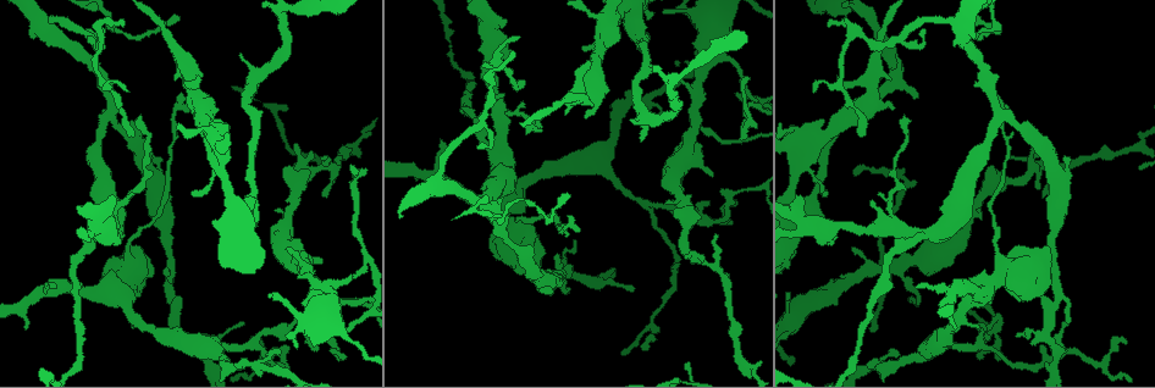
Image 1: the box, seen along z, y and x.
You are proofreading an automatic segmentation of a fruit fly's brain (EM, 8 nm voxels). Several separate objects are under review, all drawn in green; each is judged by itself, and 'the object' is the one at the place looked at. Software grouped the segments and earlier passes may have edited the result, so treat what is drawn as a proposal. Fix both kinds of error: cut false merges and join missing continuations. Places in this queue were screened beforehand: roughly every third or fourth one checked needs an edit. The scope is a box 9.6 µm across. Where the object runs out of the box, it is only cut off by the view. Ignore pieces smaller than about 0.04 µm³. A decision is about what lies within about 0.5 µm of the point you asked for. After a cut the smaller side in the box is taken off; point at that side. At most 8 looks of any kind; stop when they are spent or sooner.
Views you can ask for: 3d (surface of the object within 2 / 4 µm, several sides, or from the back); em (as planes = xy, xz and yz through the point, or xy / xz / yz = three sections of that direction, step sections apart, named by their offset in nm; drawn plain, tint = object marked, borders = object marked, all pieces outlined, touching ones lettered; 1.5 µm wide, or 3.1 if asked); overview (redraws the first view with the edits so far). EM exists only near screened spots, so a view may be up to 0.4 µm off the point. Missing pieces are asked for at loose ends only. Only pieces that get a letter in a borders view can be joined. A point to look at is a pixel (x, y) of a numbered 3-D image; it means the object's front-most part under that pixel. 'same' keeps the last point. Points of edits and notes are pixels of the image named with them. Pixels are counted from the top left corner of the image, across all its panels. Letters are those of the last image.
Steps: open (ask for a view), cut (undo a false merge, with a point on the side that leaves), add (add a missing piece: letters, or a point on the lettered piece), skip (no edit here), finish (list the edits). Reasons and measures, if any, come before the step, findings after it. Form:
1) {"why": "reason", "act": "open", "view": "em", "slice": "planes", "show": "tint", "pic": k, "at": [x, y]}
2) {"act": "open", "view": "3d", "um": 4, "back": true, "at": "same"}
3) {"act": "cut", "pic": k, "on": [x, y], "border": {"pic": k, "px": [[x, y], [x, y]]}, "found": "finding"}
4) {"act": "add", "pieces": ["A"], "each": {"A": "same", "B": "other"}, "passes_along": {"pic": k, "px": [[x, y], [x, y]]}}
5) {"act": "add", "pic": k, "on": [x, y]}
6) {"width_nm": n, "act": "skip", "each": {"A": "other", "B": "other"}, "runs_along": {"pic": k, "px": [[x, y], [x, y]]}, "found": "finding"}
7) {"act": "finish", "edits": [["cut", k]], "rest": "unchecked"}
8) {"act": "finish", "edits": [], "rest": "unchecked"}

{"why": "thin end", "act": "open", "view": "em", "slice": "planes", "show": "borders", "pic": 1, "at": [868, 328]}

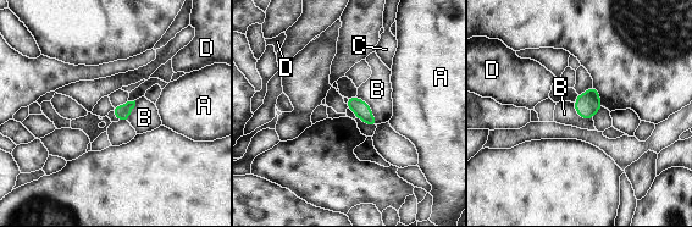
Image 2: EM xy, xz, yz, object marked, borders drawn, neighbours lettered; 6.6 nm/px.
{"act": "skip", "each": {"A": "other", "B": "other", "C": "other", "D": "other"}, "border": {"pic": 2, "px": [[356, 95], [370, 106], [378, 123]]}, "found": "no lettered piece goes on from it"}

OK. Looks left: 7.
{"why": "branch stops here", "act": "open", "view": "em", "slice": "xy", "step": 4, "show": "tint", "pic": 1, "at": [813, 91]}

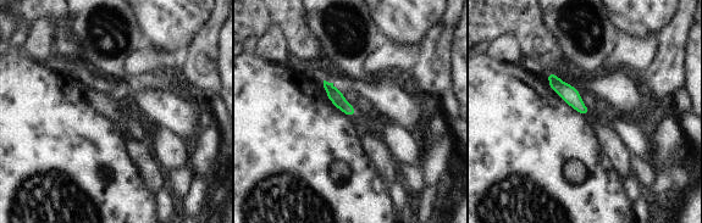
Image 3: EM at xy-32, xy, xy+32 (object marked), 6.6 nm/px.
{"act": "open", "view": "em", "slice": "planes", "show": "tint", "at": "same"}

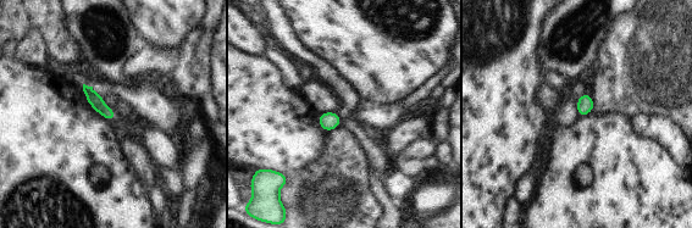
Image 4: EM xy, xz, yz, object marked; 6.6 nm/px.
{"act": "open", "view": "em", "slice": "planes", "show": "borders", "at": "same"}

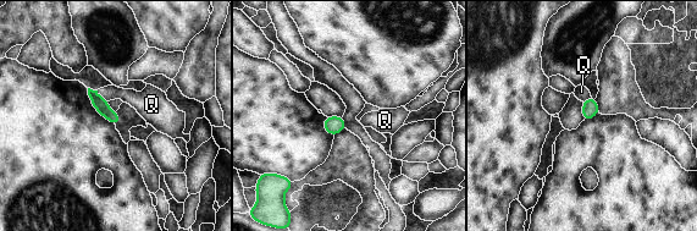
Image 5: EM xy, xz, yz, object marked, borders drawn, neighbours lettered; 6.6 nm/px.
{"width_nm": 100, "act": "skip", "each": {"Q": "other"}, "border": {"pic": 5, "px": [[97, 91], [109, 100]]}, "found": "no lettered piece goes on from it"}

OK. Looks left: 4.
{"why": "abrupt turn", "act": "open", "view": "3d", "um": 2, "pic": 1, "at": [853, 31]}

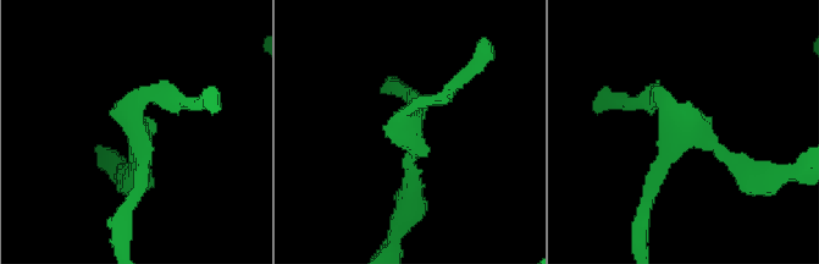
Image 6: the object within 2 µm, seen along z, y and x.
{"why": "shape alone is not enough", "act": "open", "view": "em", "slice": "planes", "show": "borders", "pic": 6, "at": [139, 138]}

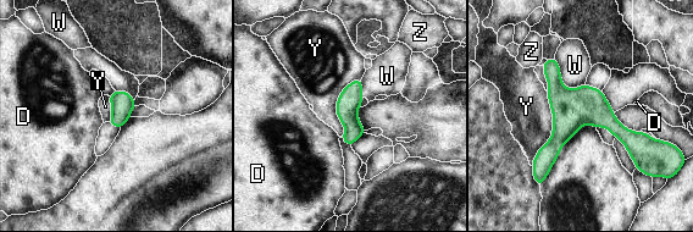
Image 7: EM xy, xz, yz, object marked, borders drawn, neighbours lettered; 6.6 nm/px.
{"act": "skip", "each": {"D": "other", "W": "other", "Y": "other", "Z": "other"}, "border": {"pic": 7, "px": [[548, 92], [552, 136], [531, 165]]}, "found": "one cell here"}

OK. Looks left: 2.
{"act": "finish", "edits": [], "rest": "unchecked"}

